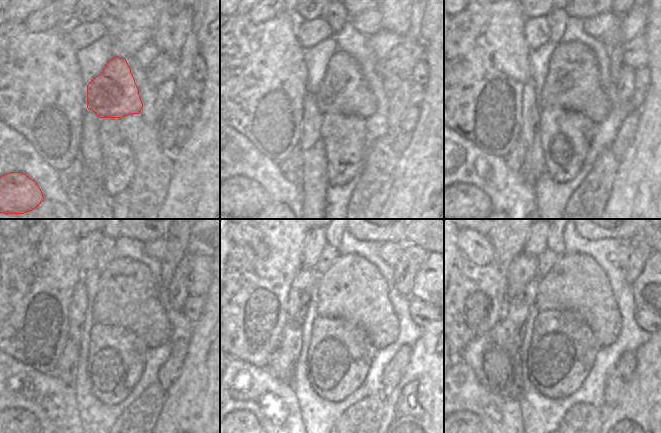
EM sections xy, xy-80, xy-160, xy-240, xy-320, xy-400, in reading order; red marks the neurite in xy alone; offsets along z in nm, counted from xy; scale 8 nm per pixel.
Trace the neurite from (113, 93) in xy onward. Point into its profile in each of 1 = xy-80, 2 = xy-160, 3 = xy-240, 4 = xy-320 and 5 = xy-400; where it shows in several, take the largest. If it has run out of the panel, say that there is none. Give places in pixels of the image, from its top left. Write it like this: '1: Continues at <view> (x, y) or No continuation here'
1: Continues at xy-80 (343, 90)
2: Continues at xy-160 (573, 82)
3: Continues at xy-240 (126, 297)
4: Continues at xy-320 (353, 289)
5: Continues at xy-400 (576, 282)

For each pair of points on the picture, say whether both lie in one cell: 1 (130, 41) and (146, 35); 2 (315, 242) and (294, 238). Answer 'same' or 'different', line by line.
1: same
2: different

